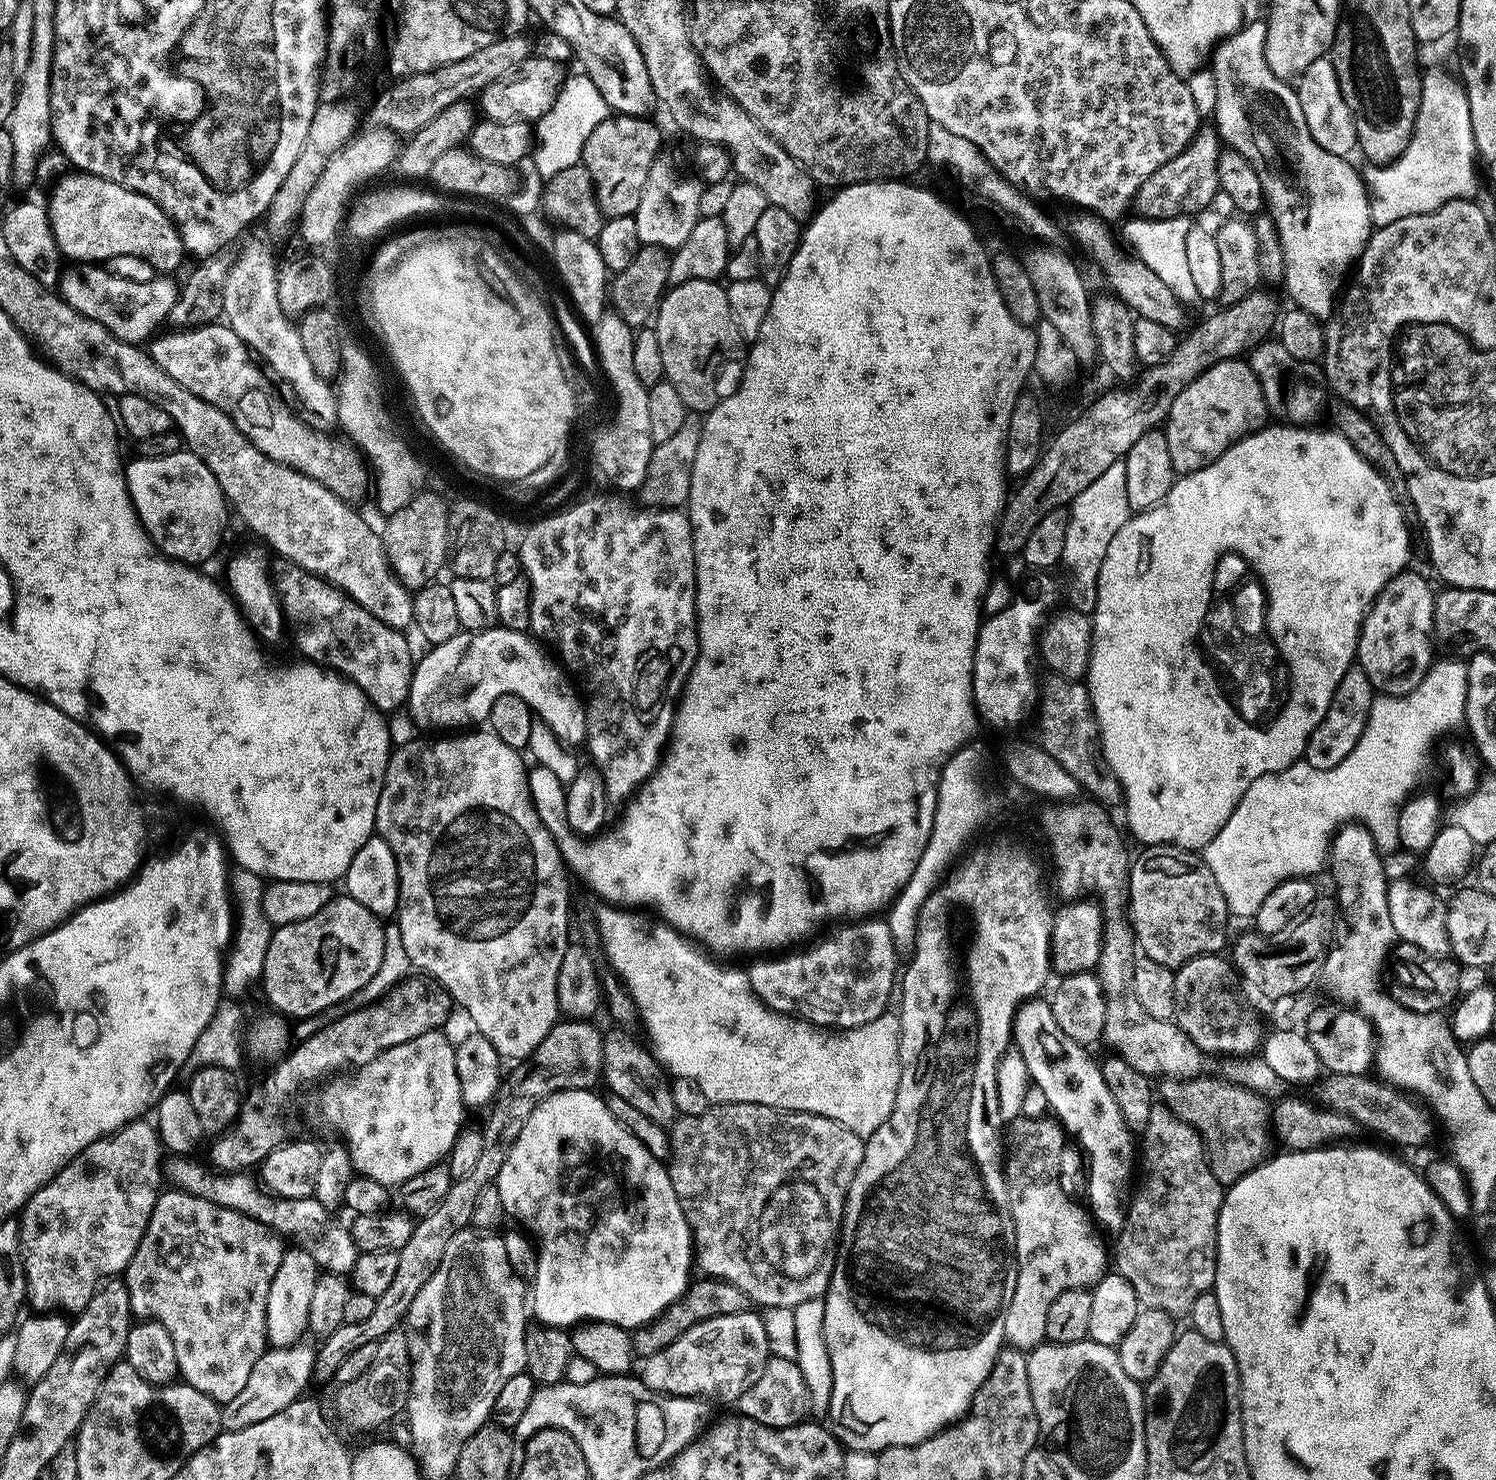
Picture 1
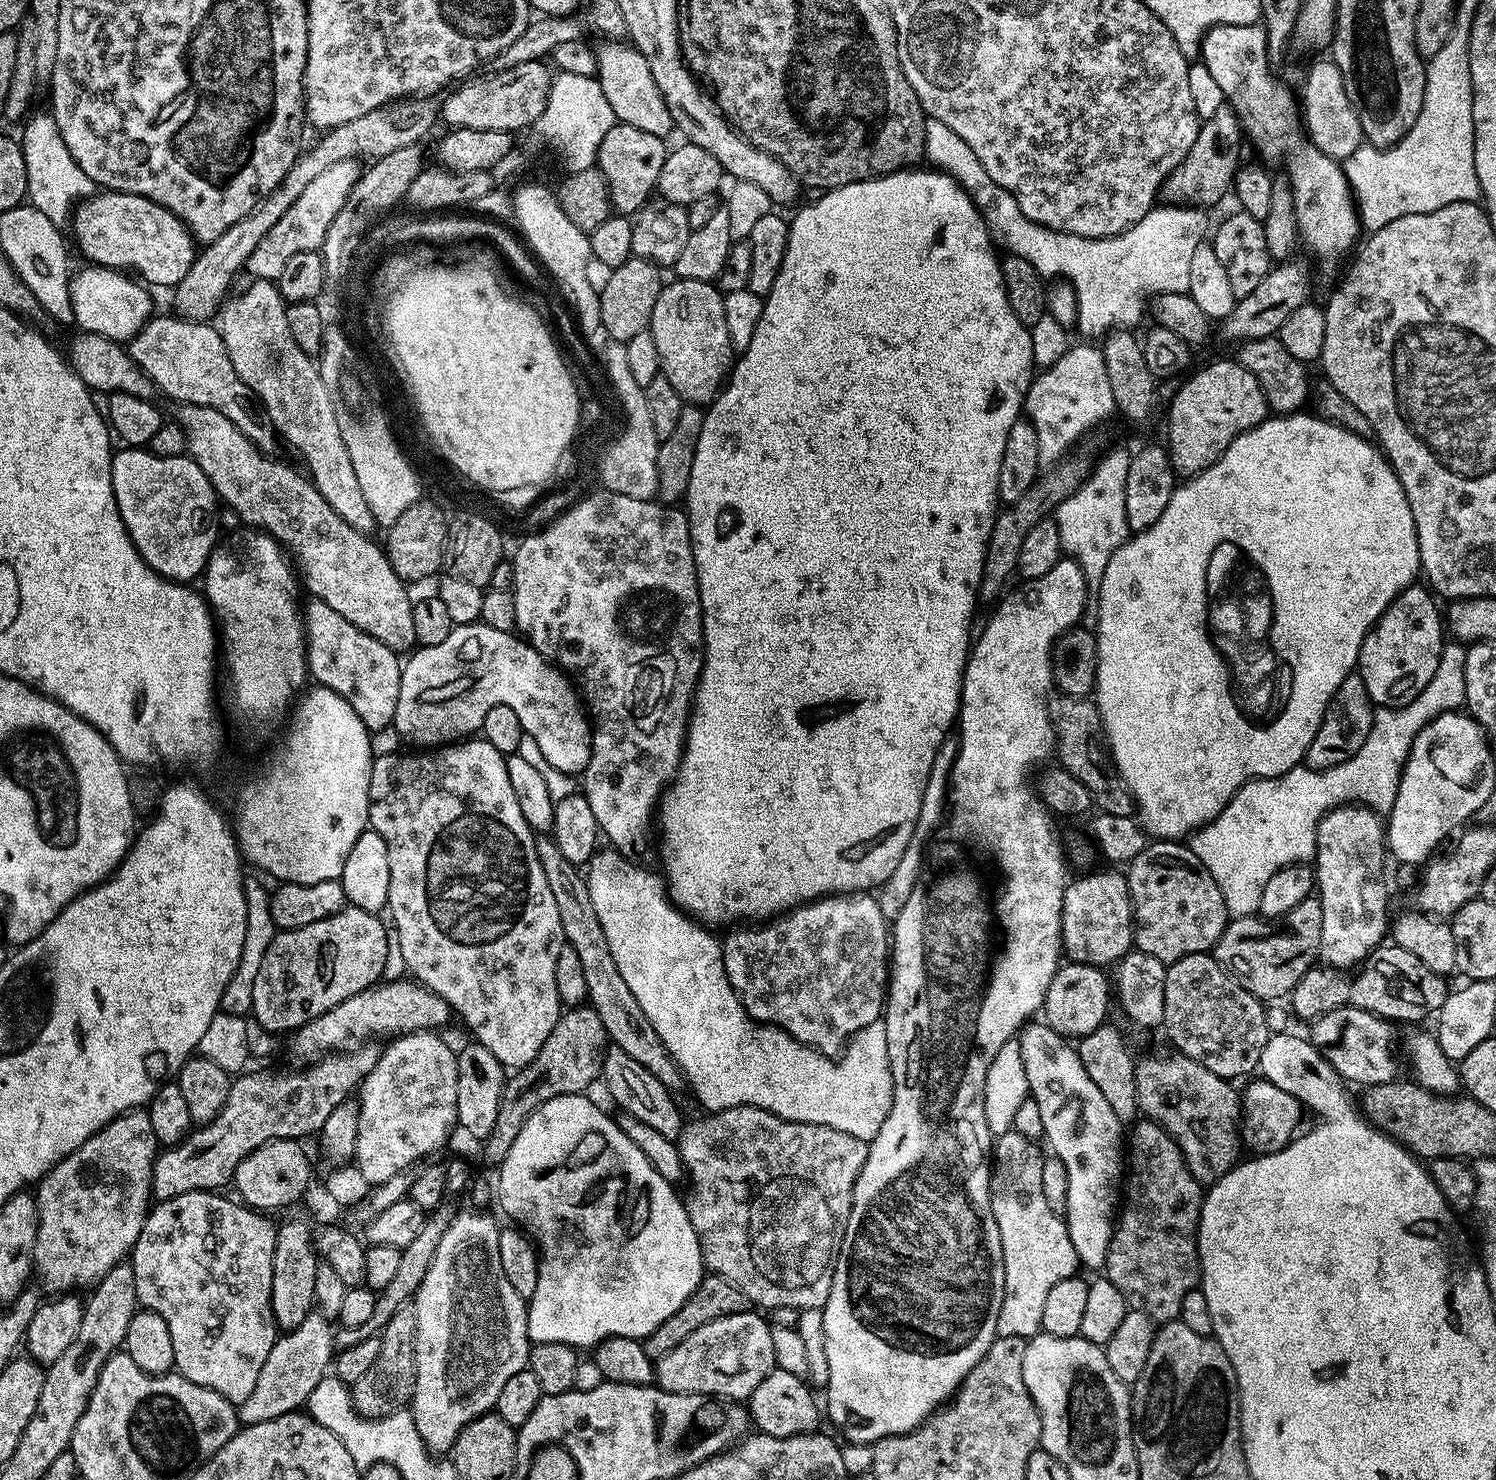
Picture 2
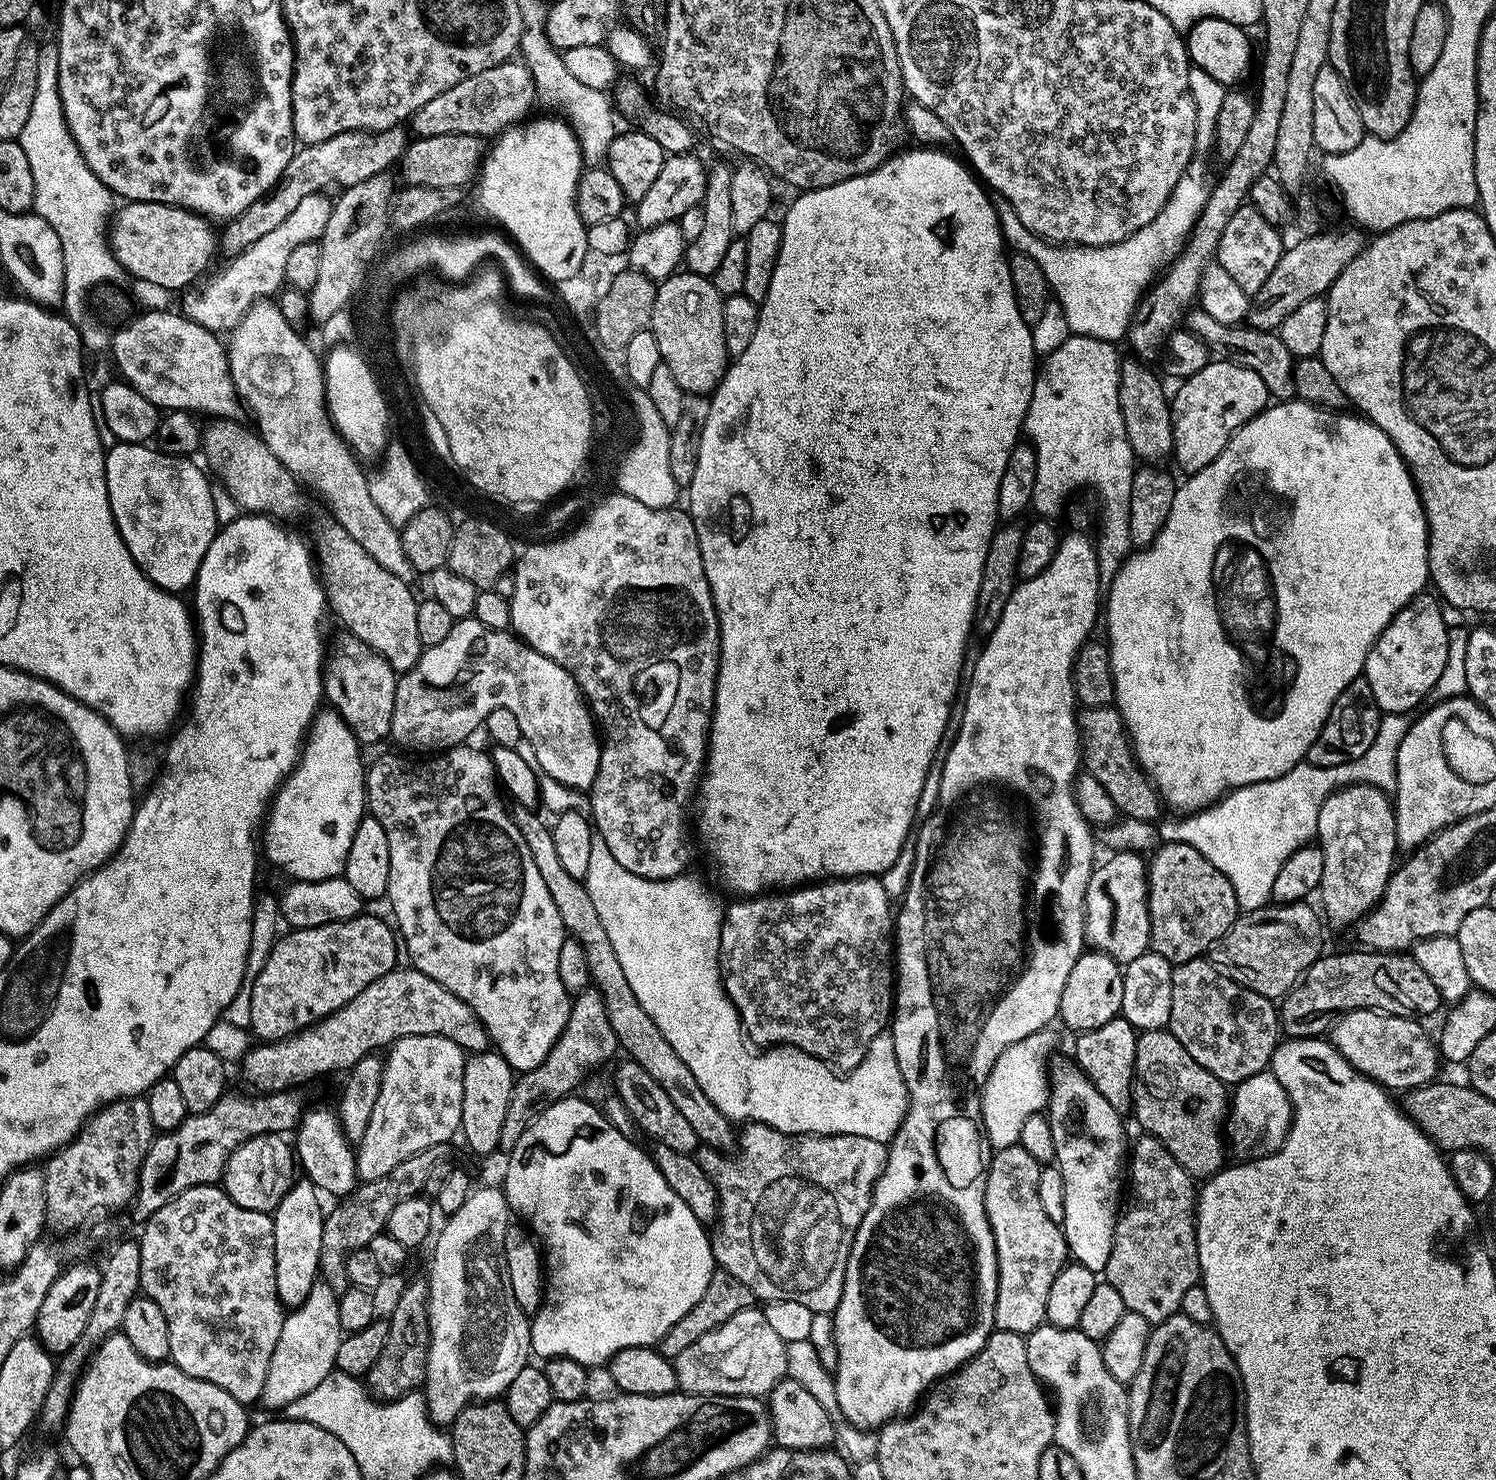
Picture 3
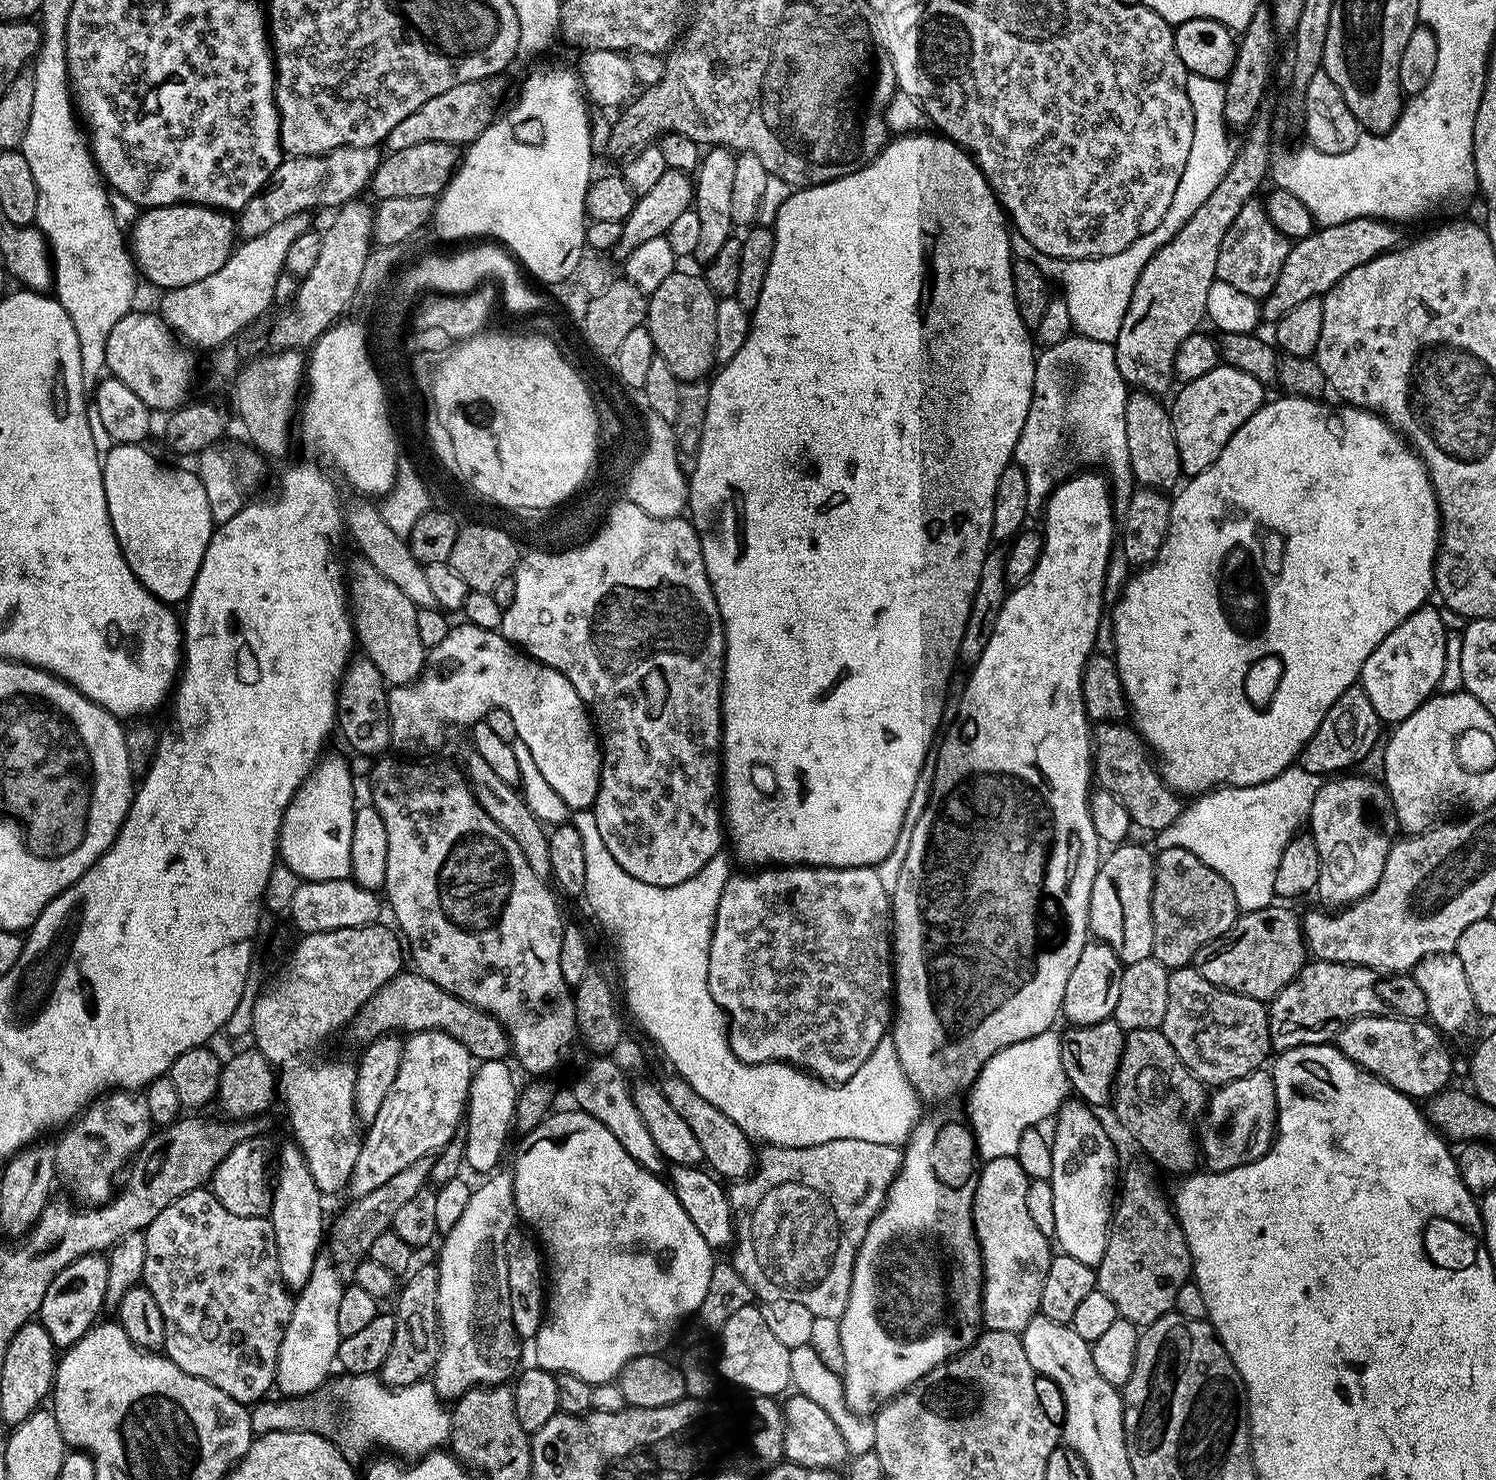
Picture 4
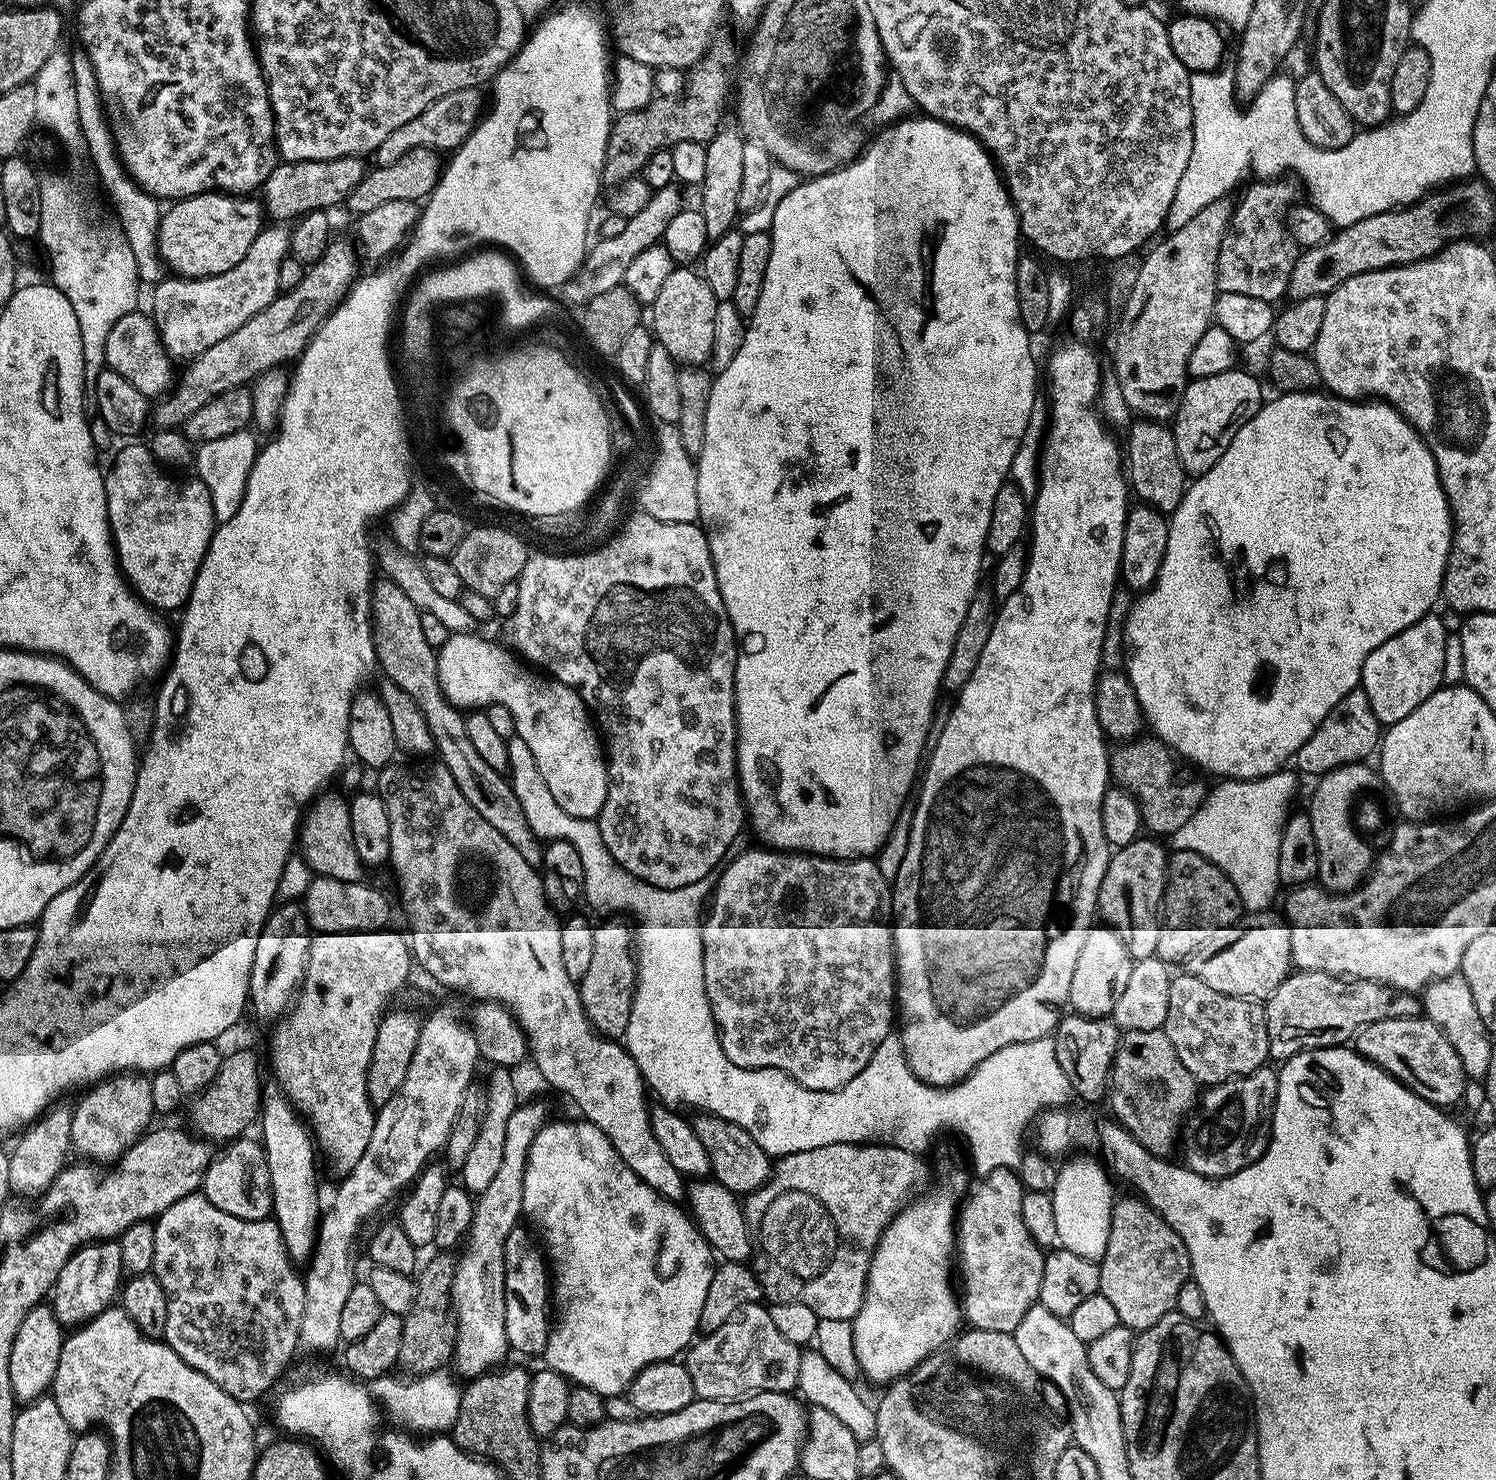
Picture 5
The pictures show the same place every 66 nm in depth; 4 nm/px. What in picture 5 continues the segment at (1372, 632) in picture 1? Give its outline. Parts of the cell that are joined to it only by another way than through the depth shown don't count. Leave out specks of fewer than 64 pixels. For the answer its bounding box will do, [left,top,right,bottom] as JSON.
[1360,614,1450,725]

